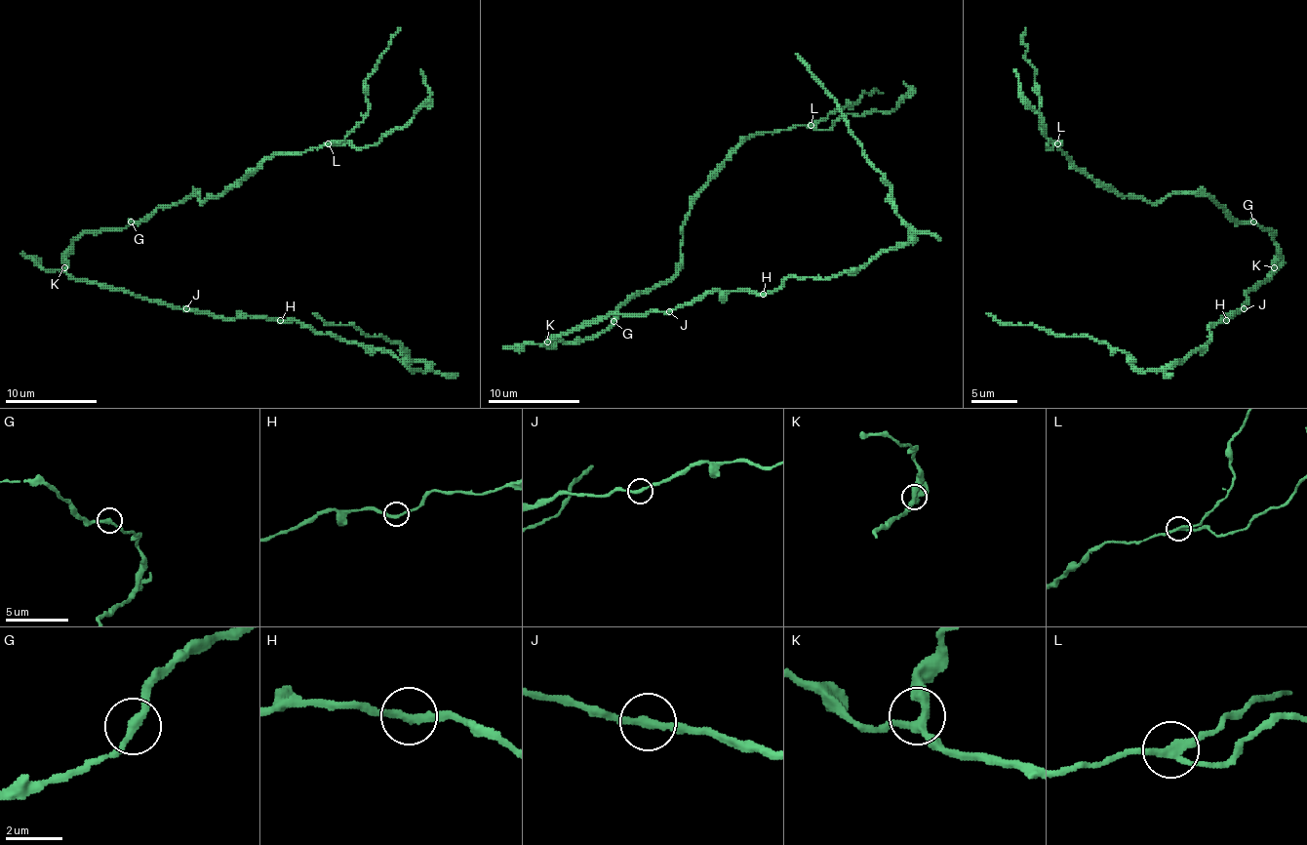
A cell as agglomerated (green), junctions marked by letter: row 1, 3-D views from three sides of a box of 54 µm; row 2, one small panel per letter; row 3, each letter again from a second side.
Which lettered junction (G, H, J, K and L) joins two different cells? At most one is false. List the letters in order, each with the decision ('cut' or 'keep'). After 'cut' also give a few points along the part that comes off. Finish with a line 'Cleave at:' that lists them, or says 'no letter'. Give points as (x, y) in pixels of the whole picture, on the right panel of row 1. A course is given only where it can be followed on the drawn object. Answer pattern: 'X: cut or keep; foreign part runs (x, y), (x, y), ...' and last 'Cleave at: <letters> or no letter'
G: keep
H: keep
J: keep
K: keep
L: cut; foreign part runs (1057, 143), (1053, 143), (1039, 120), (1039, 86), (1035, 78), (1035, 69), (1025, 58), (1025, 28)
Cleave at: L

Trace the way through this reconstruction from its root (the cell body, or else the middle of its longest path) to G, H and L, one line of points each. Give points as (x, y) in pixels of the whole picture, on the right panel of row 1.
G: (1265, 281), (1274, 272), (1276, 242), (1272, 230), (1262, 230), (1253, 221)
H: (1265, 281), (1248, 291), (1244, 308), (1233, 316), (1223, 316), (1226, 320)
L: (1265, 281), (1274, 272), (1272, 230), (1240, 223), (1205, 193), (1154, 203), (1118, 196), (1057, 143)

